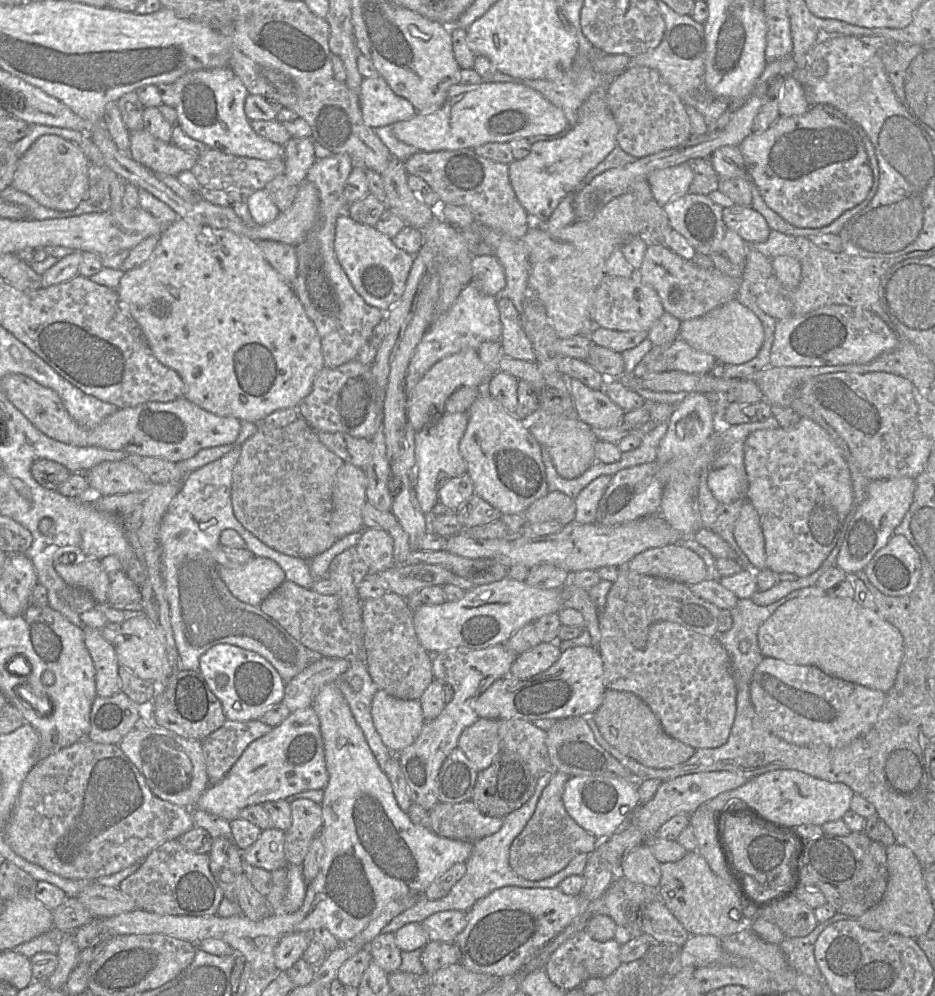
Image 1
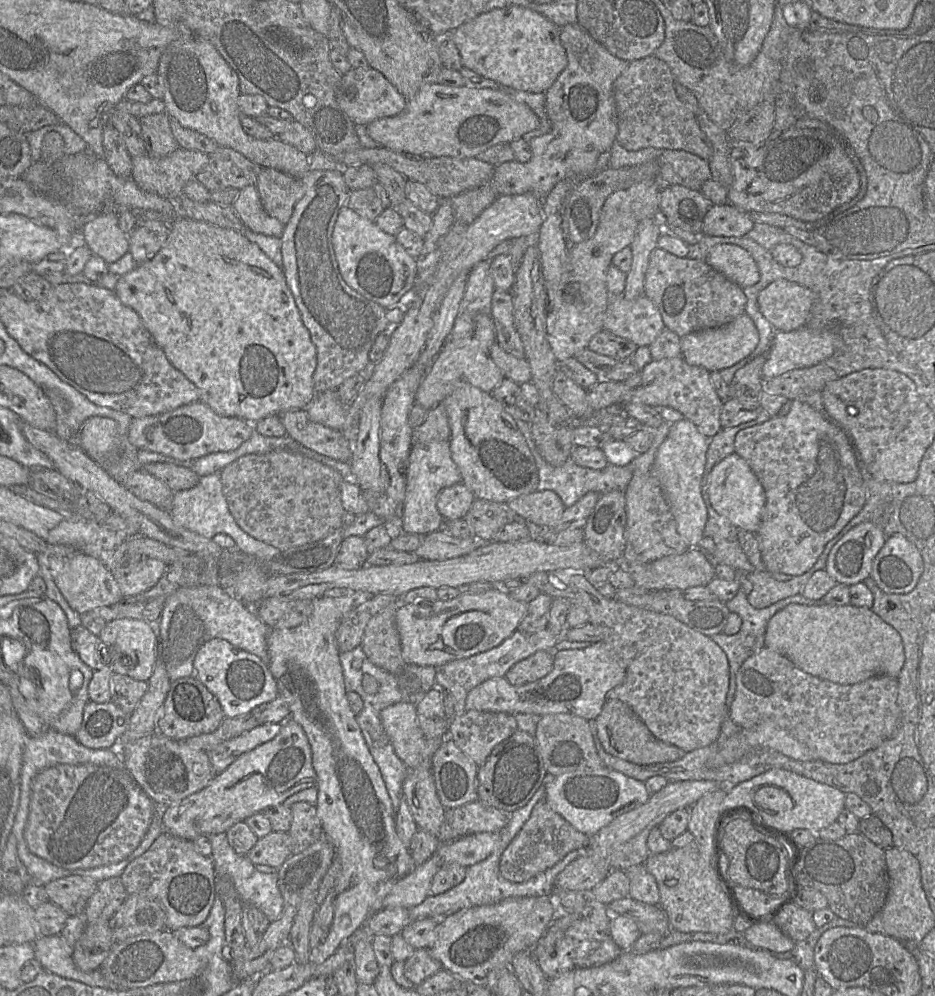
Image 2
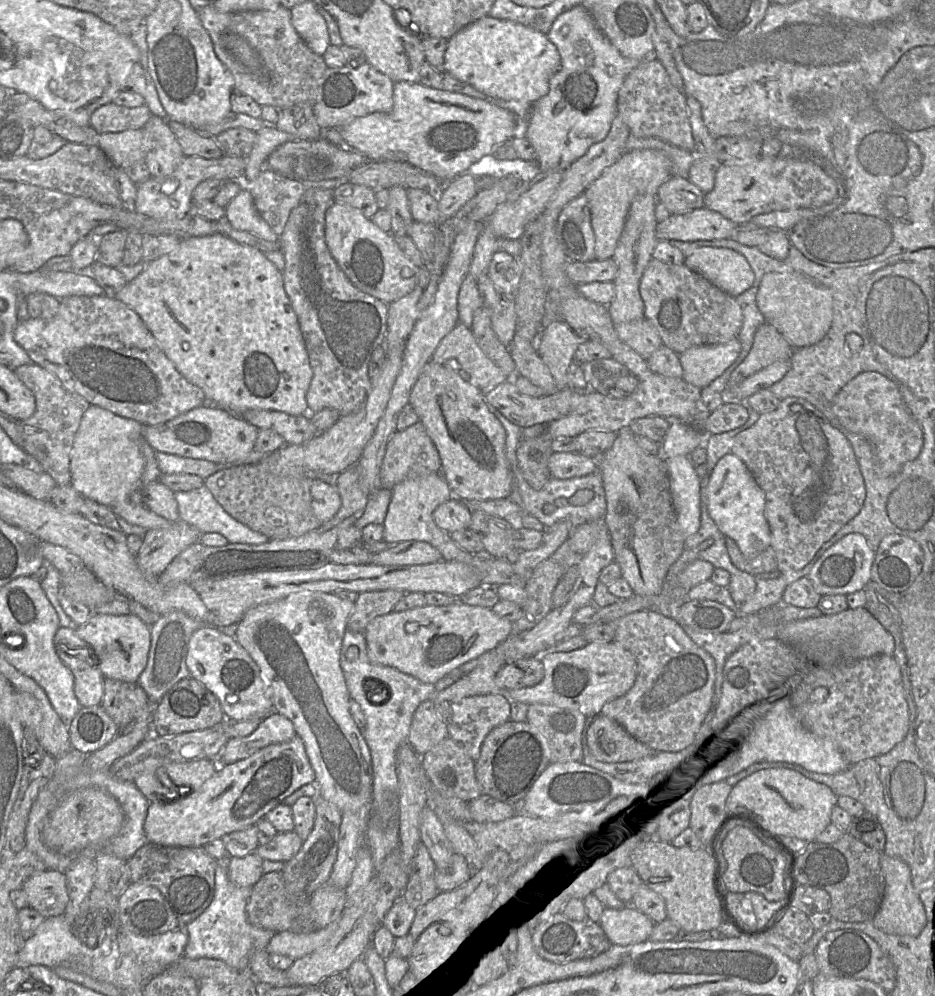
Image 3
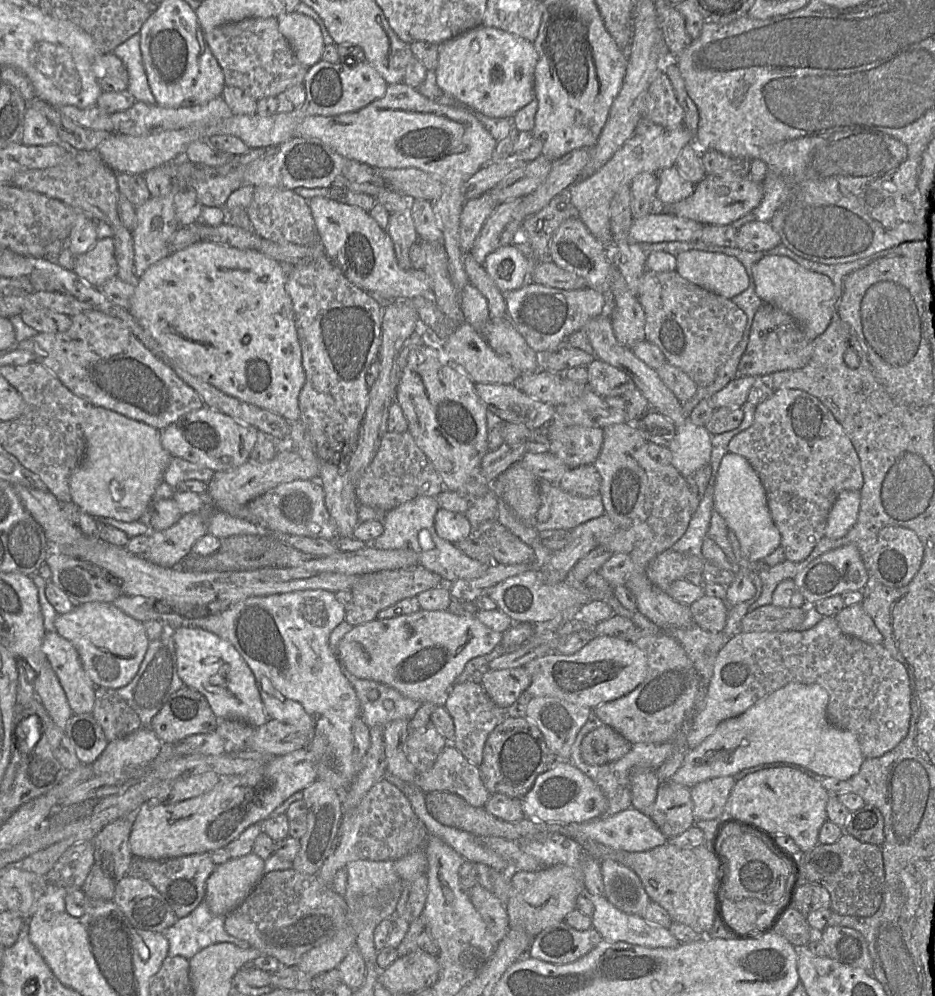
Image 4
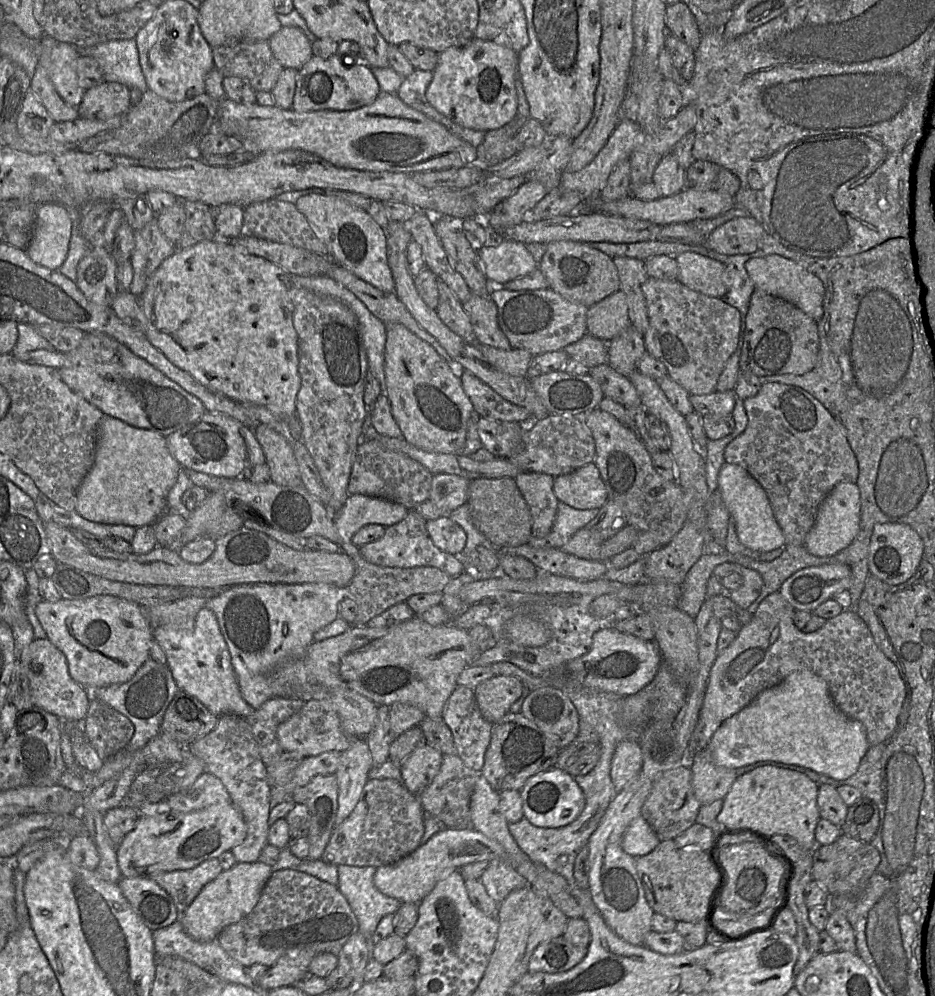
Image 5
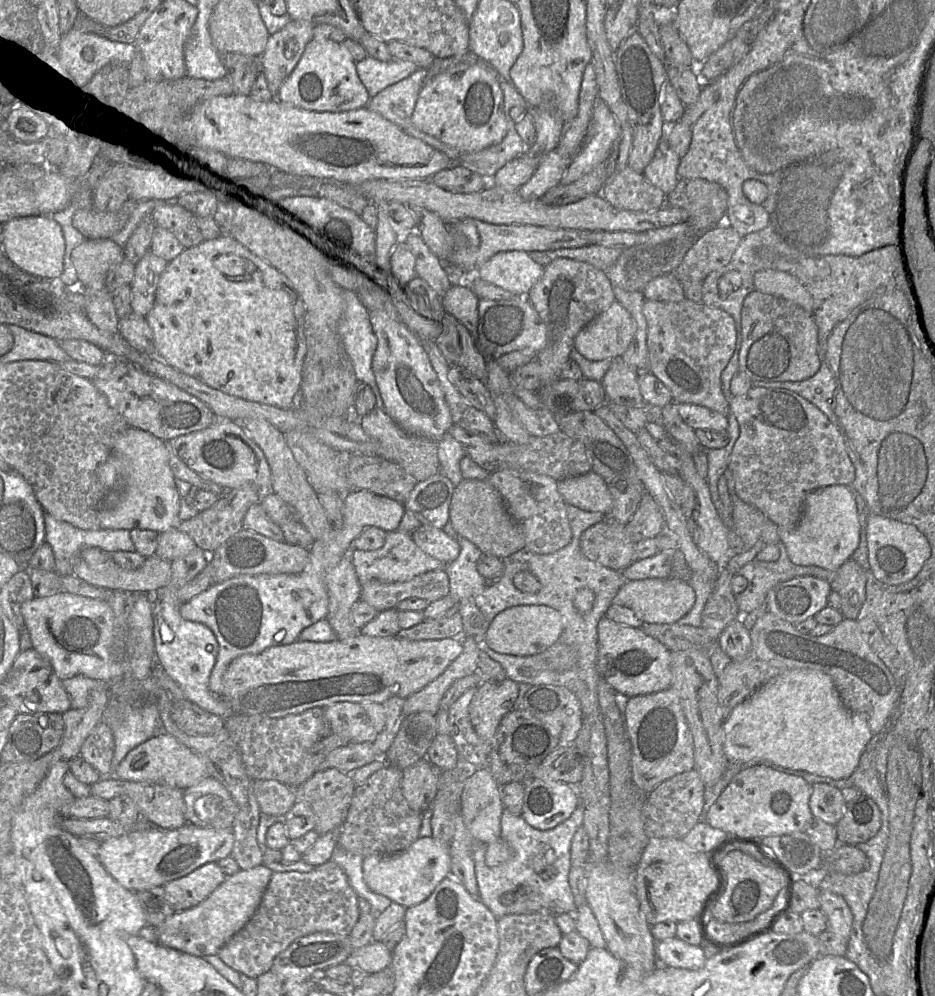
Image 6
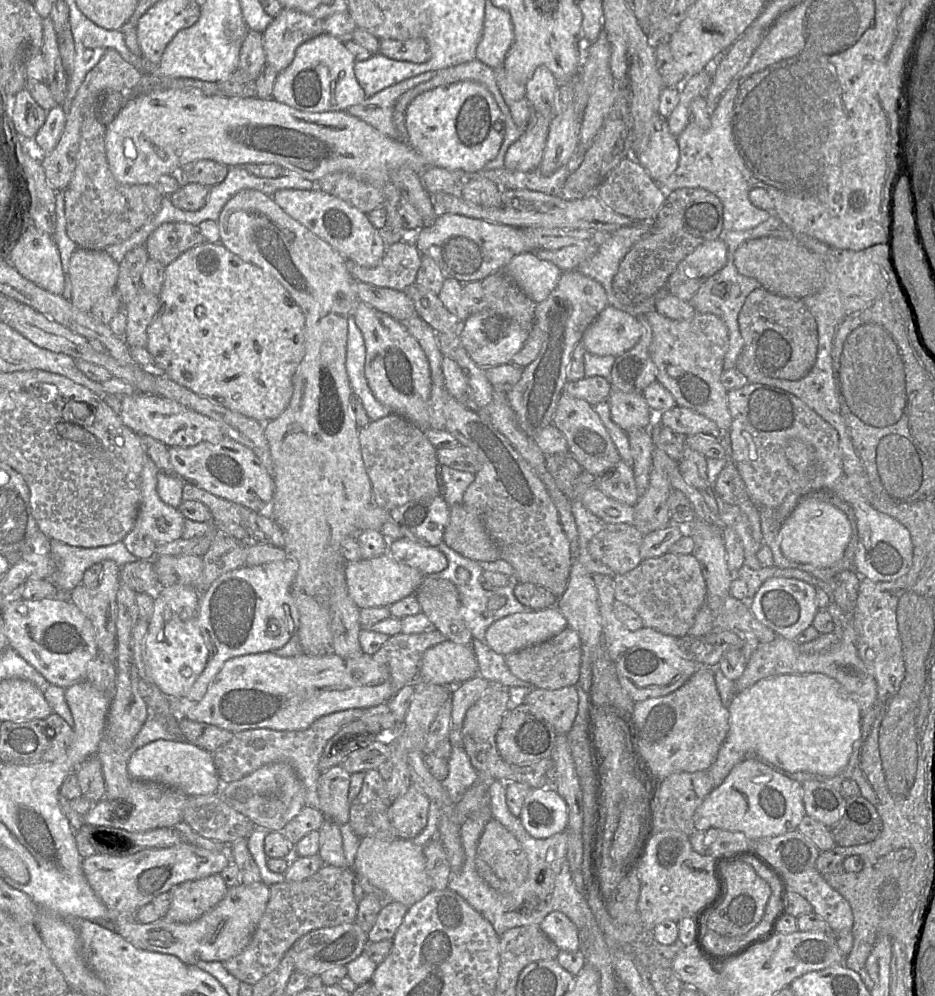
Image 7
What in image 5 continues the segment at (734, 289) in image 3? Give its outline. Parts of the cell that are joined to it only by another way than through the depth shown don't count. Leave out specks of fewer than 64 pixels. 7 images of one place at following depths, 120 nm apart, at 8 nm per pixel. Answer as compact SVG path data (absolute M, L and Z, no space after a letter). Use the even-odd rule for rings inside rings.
M689 251L676 256L678 280L704 295L723 298L730 287L728 268L721 262Z

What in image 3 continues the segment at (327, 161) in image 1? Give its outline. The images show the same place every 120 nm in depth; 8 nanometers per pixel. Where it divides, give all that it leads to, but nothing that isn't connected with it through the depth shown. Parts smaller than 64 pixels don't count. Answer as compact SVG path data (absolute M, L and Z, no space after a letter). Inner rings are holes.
M305 189L299 204L288 218L279 243L285 258L282 271L284 290L296 313L312 369L306 393L308 413L332 408L344 416L360 408L369 392L369 362L373 351L384 343L388 305L355 287L332 257L325 241L325 213L332 202L333 190Z

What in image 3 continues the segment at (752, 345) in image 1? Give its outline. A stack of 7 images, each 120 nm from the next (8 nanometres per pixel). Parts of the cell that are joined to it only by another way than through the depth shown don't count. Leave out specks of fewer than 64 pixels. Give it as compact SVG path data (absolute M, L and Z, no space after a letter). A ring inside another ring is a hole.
M738 338L723 344L693 346L679 354L682 378L696 387L706 387L735 362L740 350Z

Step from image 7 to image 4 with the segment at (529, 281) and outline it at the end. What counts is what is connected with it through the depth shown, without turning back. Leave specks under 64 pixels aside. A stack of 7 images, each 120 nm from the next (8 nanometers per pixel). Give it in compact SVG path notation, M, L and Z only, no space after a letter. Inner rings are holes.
M513 244L488 254L483 267L501 292L519 289L530 278L531 262Z

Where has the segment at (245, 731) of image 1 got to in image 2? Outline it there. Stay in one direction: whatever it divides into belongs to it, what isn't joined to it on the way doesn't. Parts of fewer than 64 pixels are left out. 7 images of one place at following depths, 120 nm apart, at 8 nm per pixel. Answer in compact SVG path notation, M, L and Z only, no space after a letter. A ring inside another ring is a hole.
M282 723L261 724L229 739L208 752L215 773L224 771L242 754L272 740L281 730Z

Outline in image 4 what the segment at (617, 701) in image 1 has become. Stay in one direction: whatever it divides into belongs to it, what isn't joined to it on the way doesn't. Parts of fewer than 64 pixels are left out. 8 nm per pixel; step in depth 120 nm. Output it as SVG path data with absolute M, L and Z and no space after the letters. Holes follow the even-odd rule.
M603 724L587 734L581 744L582 759L591 765L604 765L625 756L632 744L620 733Z

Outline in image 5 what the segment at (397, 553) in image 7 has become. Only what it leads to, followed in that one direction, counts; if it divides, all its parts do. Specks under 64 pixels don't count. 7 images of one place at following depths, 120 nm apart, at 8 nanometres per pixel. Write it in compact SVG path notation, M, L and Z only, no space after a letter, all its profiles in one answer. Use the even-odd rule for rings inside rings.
M443 515L436 519L428 520L426 528L436 547L443 552L460 555L467 542L465 530L450 516Z

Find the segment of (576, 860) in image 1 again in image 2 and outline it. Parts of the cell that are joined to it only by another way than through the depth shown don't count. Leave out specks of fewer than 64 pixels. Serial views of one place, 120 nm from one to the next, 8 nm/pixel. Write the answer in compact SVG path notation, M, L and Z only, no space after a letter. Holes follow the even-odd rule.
M545 784L534 793L529 802L513 811L507 825L499 832L498 841L492 853L484 860L466 867L464 880L453 888L440 893L438 895L427 895L421 904L409 909L411 921L421 918L433 918L436 920L444 919L457 911L475 906L492 905L504 899L511 897L537 897L537 896L553 896L555 894L555 879L557 875L572 861L583 854L583 850L575 850L568 853L561 861L546 871L530 878L526 882L515 883L508 881L502 877L499 871L499 862L503 851L521 830L523 825L528 821L530 815L537 802L545 797Z

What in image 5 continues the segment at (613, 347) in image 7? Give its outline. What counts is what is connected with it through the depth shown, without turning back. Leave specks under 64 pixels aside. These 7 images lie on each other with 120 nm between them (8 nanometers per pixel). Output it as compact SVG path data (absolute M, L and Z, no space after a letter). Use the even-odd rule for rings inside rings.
M620 290L588 308L587 333L598 339L609 342L630 325L627 301Z

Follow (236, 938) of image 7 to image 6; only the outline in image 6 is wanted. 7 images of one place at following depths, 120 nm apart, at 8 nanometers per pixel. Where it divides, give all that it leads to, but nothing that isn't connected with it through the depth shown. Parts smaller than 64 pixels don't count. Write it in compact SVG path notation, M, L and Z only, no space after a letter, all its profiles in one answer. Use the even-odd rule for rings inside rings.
M186 823L177 829L155 826L138 828L100 843L97 859L124 888L139 892L184 877L209 862L230 856L234 844L232 828L215 830ZM264 864L227 876L198 905L175 912L155 927L157 943L196 957L217 955L222 946L251 919L272 876Z

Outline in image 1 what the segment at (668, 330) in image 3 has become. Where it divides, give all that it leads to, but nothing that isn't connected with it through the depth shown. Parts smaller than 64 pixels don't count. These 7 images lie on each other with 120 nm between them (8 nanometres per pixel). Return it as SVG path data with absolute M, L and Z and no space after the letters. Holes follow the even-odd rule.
M650 243L636 275L657 292L664 311L680 321L700 317L736 298L740 281L716 268L704 269L680 257L663 243Z

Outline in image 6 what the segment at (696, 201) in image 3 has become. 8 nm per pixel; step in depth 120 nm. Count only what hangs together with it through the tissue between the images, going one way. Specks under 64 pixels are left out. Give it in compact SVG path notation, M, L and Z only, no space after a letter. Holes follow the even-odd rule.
M665 136L660 140L655 155L643 174L651 184L668 195L680 180L677 175L680 161L680 156L669 146Z

